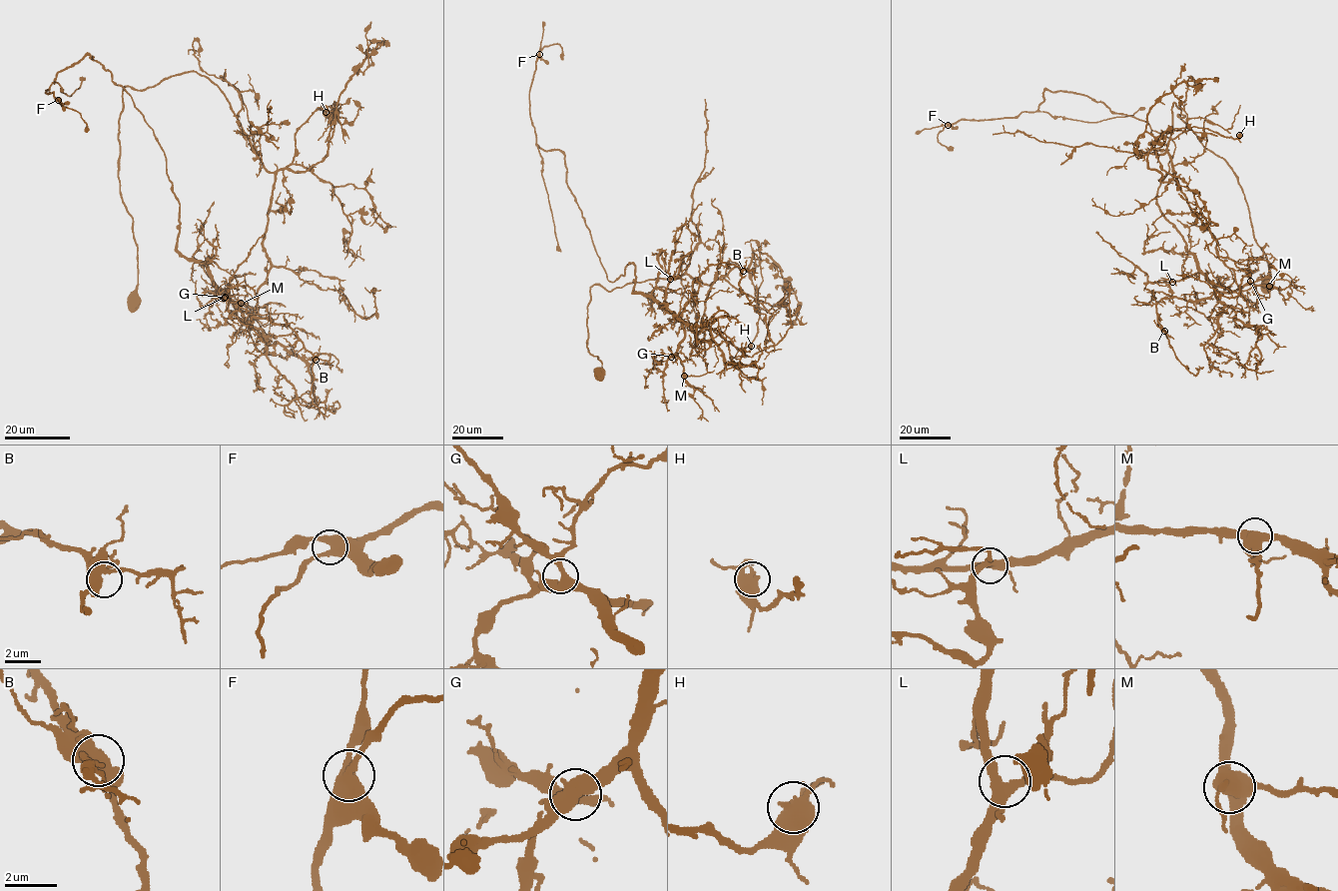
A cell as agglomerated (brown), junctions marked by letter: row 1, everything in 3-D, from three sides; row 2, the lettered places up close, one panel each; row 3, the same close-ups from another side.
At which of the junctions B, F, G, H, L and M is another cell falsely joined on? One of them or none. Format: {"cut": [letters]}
{"cut": ["M"]}

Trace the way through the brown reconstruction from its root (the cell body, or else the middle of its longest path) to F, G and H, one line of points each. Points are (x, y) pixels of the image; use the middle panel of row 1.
F: (598, 372), (592, 286), (710, 285), (691, 356), (710, 342), (632, 263), (608, 280), (536, 143), (539, 54)
G: (598, 372), (586, 347), (594, 285), (683, 274), (710, 285), (695, 348), (707, 372), (688, 376), (671, 357)
H: (598, 372), (586, 347), (592, 286), (683, 274), (712, 285), (730, 261), (757, 298), (751, 346)

